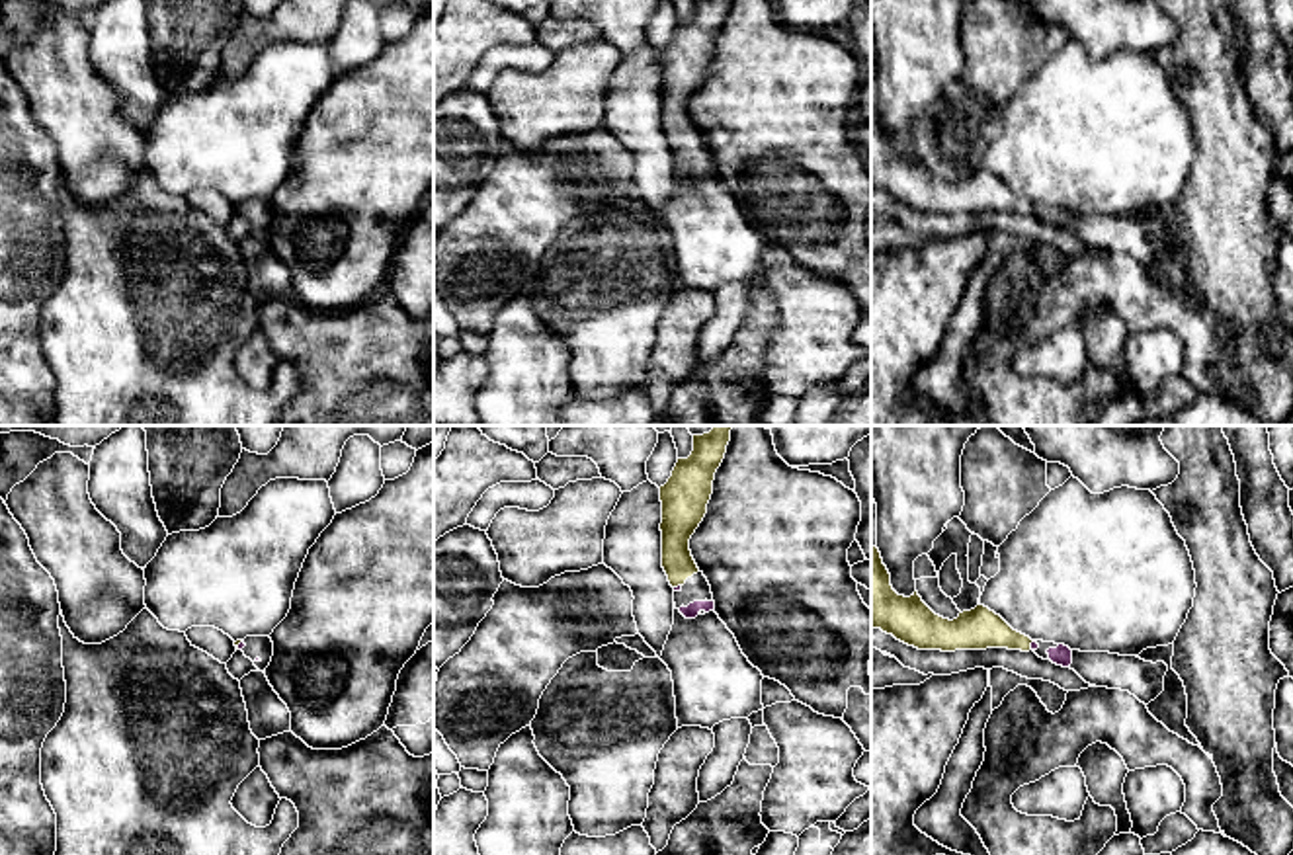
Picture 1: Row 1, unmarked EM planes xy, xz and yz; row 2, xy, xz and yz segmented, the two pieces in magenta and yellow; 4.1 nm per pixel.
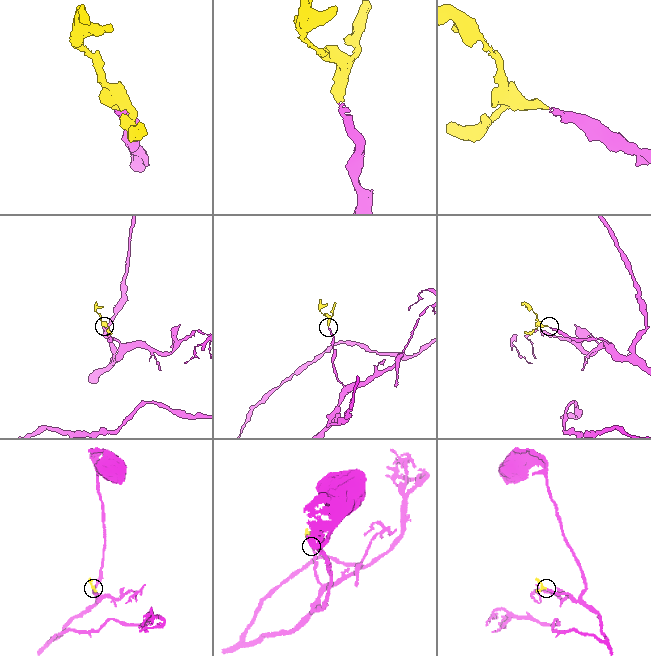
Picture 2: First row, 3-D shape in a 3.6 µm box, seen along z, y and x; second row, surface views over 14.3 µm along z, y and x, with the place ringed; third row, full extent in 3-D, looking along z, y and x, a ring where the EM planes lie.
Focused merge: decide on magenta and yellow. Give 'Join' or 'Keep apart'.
Join

